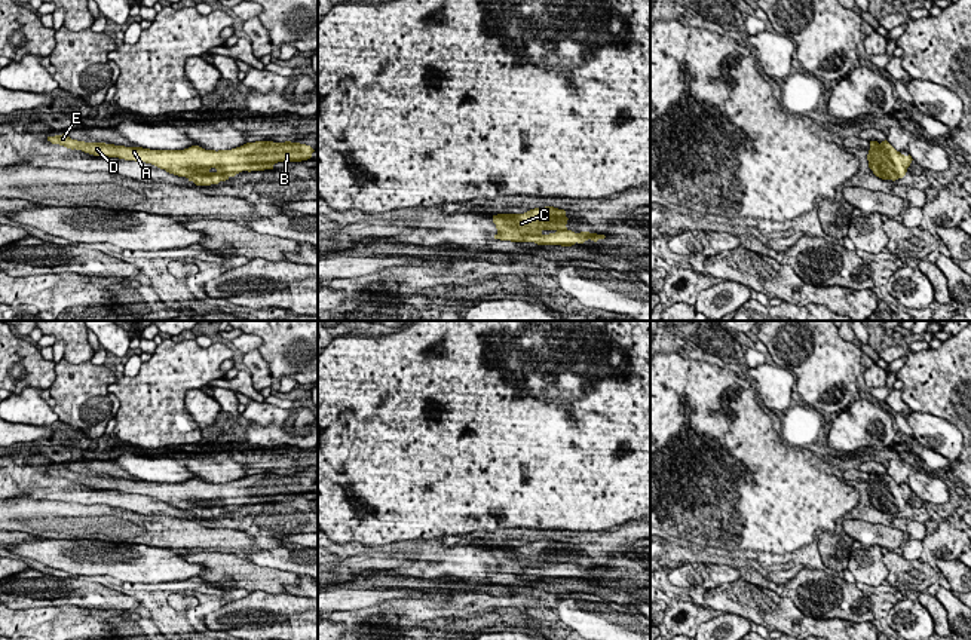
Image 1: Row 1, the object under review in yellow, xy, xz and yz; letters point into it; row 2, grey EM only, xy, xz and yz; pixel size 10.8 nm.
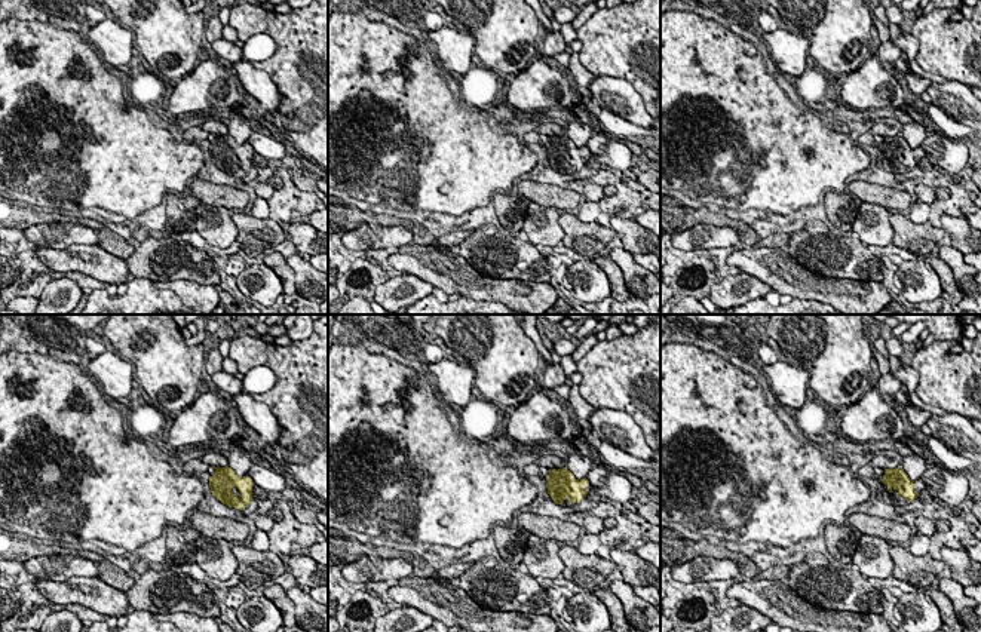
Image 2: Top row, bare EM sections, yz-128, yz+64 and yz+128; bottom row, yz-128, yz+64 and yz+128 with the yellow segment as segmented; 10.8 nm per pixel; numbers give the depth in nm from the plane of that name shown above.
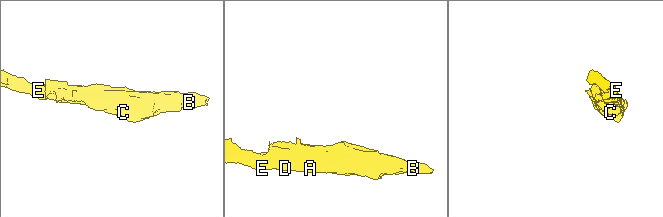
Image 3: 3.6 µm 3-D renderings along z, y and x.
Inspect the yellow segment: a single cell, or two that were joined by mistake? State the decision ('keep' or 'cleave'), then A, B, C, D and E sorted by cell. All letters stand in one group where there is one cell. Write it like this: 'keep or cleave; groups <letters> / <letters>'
keep; groups A B C D E

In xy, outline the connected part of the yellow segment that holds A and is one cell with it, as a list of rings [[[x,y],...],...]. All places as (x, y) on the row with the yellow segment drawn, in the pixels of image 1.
[[[67,135],[48,137],[52,144],[82,150],[94,156],[119,157],[151,163],[169,174],[186,177],[196,186],[211,186],[226,181],[242,171],[273,169],[278,162],[301,162],[312,157],[310,146],[300,143],[255,141],[232,150],[205,150],[192,146],[184,150],[150,150],[105,143],[85,143]]]

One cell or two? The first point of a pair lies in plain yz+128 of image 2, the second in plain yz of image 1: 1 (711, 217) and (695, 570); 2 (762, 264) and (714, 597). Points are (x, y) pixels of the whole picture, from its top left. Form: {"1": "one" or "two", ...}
{"1": "two", "2": "one"}

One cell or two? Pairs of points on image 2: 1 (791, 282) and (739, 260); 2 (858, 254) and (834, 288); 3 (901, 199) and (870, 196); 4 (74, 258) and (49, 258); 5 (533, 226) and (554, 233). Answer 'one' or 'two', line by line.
1: one
2: two
3: one
4: one
5: one

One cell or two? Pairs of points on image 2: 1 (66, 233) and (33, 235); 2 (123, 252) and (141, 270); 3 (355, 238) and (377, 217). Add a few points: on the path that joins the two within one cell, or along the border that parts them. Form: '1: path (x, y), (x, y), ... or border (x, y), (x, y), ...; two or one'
1: path (58, 235), (40, 235); one
2: border (135, 249), (126, 261); two
3: border (401, 224), (362, 223), (350, 230); two

